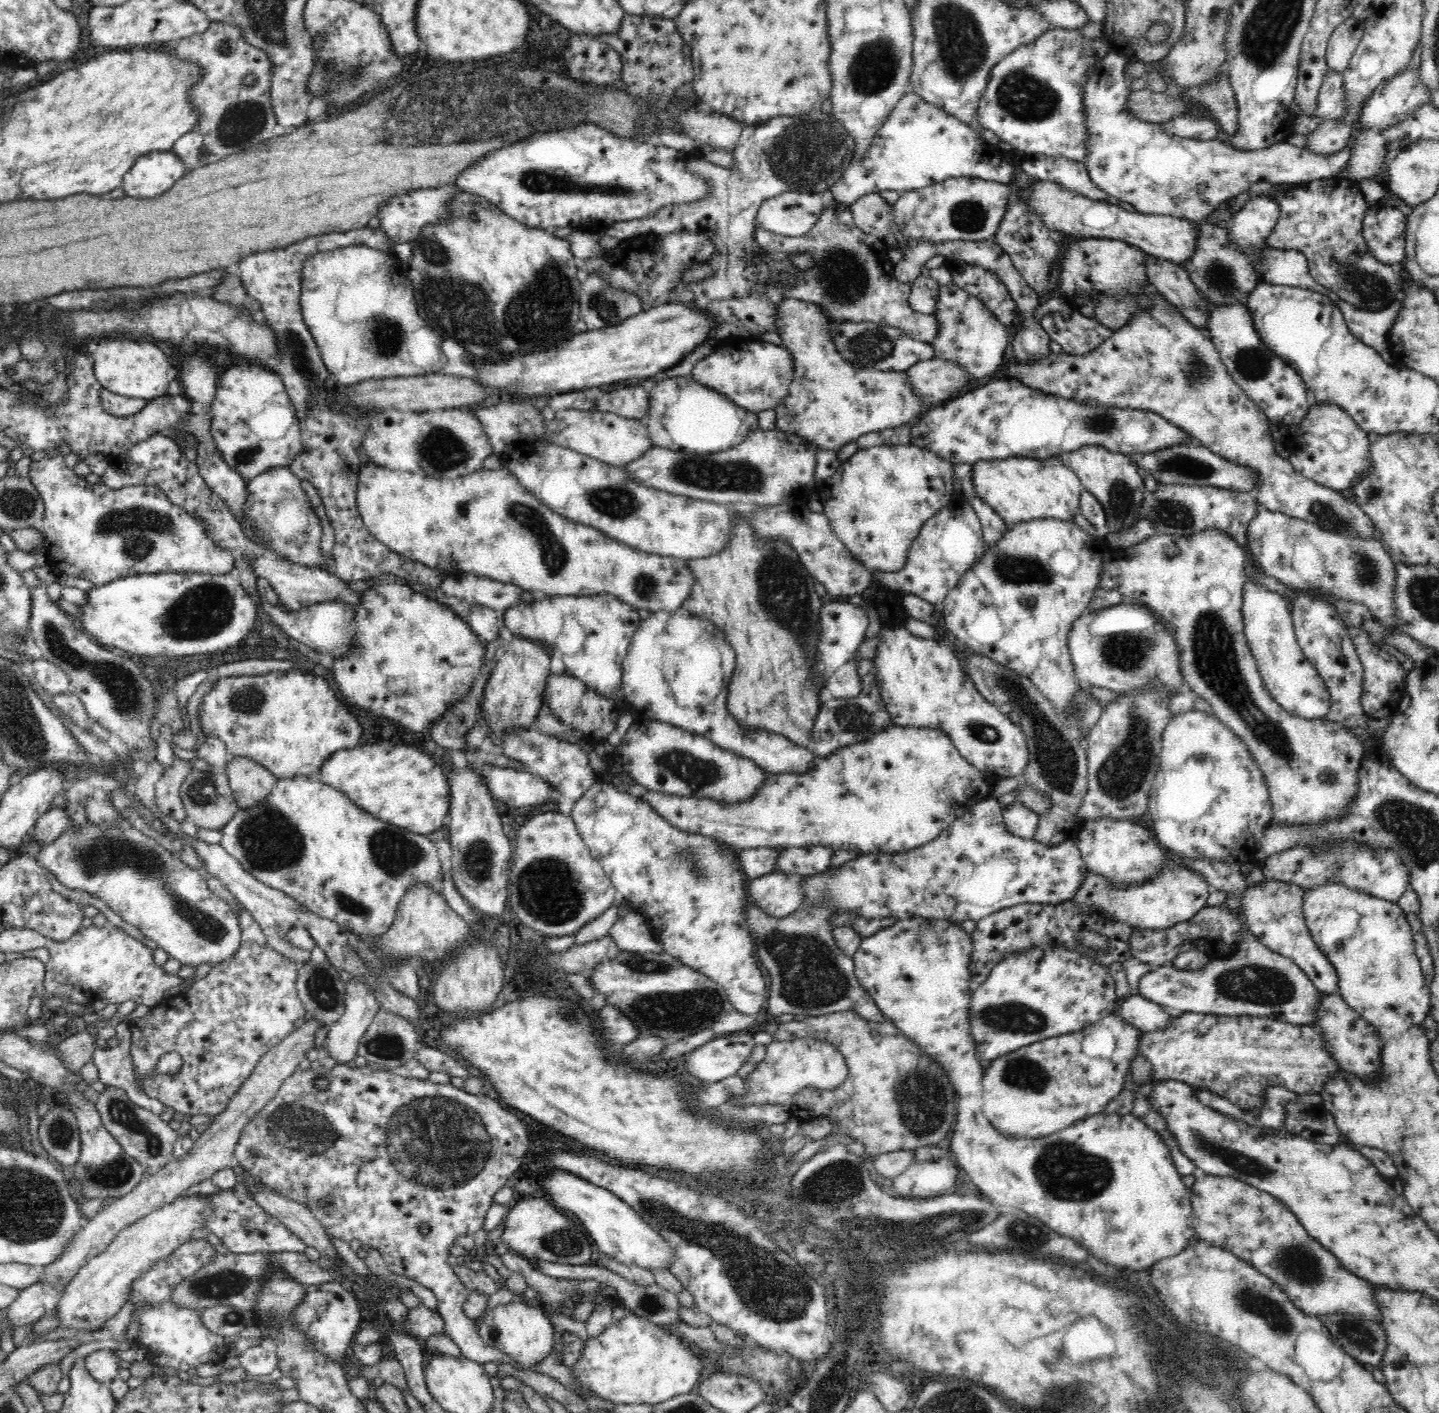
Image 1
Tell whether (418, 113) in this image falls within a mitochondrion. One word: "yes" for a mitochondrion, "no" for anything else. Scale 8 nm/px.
yes

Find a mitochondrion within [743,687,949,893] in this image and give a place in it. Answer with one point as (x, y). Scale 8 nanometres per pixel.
(856, 719)

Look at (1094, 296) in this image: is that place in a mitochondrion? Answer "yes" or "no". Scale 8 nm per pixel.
no

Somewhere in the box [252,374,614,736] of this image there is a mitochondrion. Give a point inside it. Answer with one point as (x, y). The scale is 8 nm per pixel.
(555, 556)

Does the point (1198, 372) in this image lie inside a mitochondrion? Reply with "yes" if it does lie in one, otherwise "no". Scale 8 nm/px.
yes

